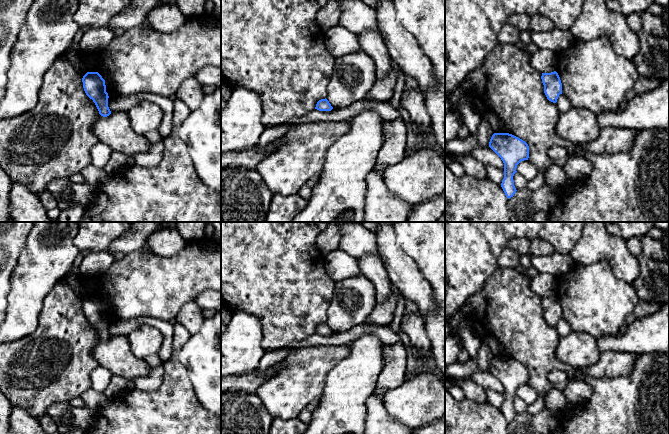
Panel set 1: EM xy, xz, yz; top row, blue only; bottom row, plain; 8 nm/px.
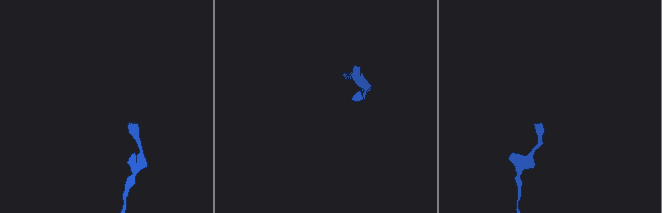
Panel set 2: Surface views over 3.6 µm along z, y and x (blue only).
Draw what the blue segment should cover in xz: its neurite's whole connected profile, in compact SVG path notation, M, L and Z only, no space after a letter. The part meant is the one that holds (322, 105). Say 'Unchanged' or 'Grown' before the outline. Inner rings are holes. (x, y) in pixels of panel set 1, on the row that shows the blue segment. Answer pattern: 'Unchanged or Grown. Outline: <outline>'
Unchanged. Outline: M325 98L317 102L315 109L319 111L331 111L333 107L329 103L329 101Z

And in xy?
Unchanged. Outline: M87 72L83 78L83 88L86 95L93 100L99 114L107 117L111 114L108 107L108 93L106 92L105 80L98 72Z

